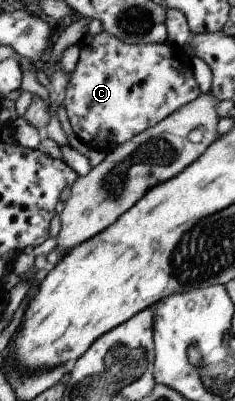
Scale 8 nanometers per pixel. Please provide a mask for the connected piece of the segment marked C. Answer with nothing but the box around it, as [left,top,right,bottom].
[63,31,199,154]

